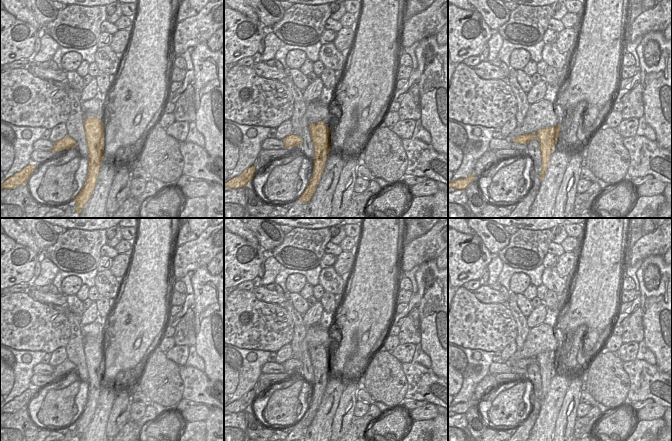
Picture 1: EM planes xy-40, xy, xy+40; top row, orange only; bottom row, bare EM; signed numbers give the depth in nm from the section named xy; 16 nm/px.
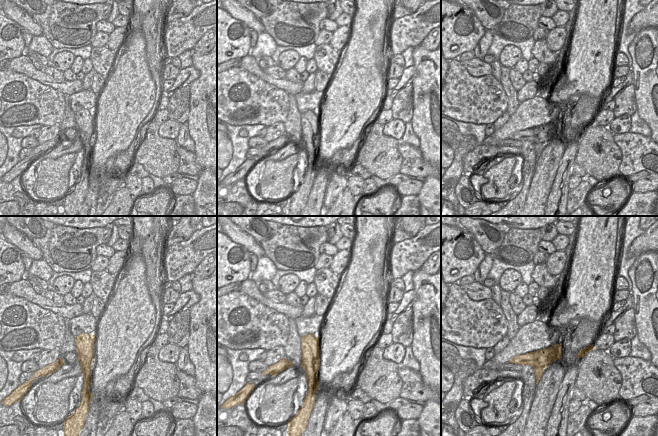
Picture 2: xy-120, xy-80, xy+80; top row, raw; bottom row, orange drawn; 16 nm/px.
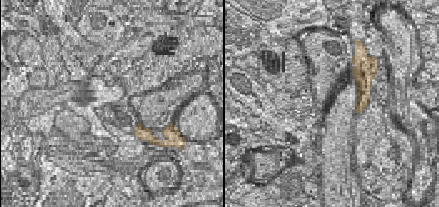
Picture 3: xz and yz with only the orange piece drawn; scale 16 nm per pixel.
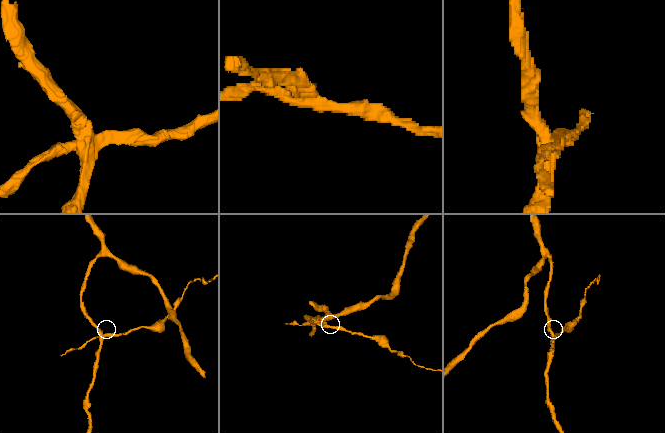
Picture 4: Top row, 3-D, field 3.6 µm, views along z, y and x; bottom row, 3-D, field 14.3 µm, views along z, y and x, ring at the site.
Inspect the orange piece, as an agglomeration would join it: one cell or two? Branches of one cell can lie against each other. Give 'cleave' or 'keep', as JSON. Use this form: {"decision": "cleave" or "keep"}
{"decision": "cleave"}

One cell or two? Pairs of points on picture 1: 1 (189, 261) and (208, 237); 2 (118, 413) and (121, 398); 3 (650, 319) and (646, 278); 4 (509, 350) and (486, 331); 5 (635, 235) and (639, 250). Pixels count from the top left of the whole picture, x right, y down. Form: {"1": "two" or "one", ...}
{"1": "one", "2": "one", "3": "one", "4": "two", "5": "two"}

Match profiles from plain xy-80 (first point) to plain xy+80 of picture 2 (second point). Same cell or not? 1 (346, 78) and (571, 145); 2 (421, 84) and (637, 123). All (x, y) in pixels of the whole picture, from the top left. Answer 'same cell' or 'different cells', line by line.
1: different cells
2: different cells

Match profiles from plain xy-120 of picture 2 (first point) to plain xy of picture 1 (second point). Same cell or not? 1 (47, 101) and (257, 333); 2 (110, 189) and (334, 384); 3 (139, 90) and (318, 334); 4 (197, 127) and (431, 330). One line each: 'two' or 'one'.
1: one
2: two
3: two
4: one

